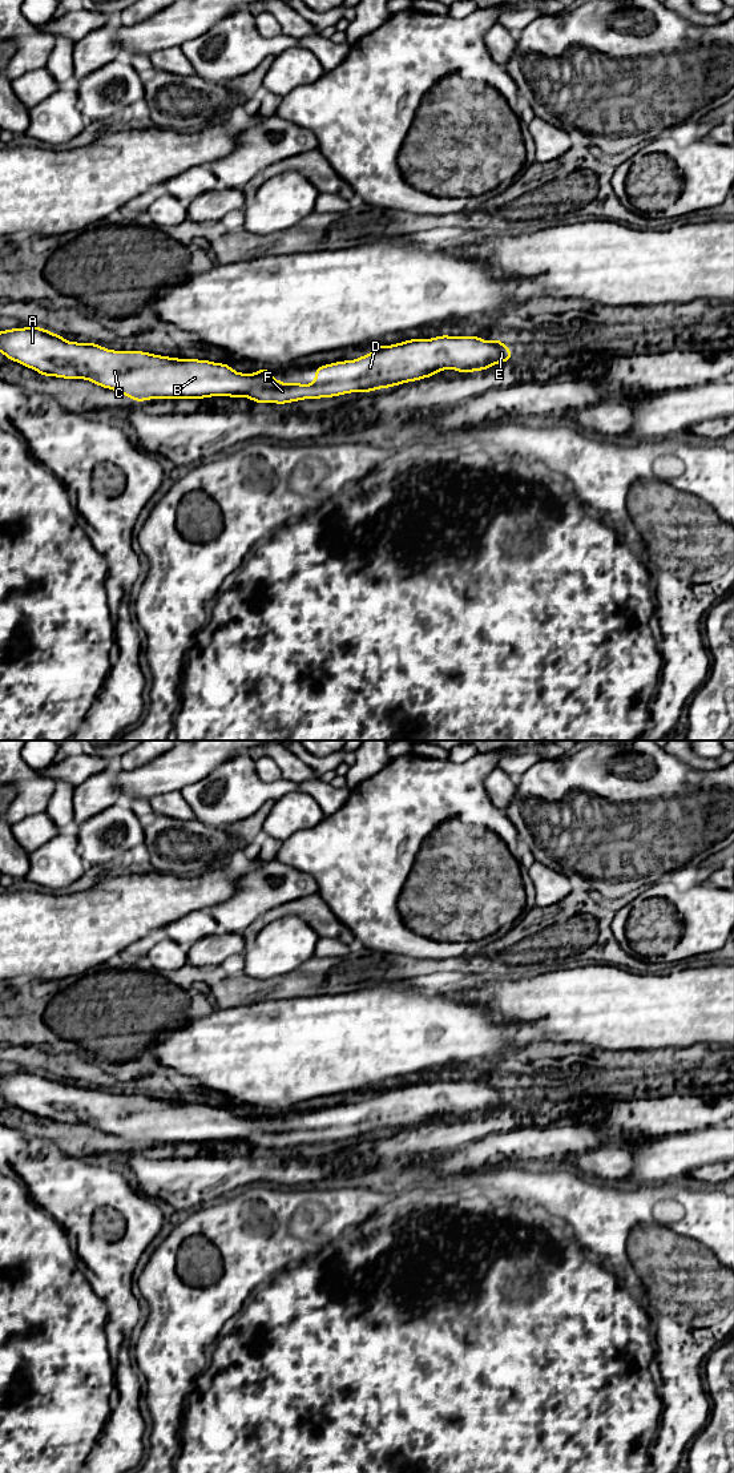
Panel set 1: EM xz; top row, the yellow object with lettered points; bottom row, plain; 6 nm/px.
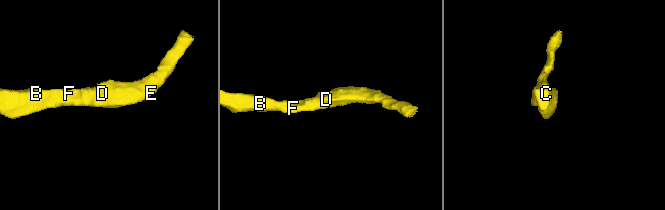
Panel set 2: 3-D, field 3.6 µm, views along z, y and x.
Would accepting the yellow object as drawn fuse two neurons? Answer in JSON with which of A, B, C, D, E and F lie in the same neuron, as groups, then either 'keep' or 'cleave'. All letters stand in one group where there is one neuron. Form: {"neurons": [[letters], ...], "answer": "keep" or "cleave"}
{"neurons": [["A", "B", "C", "D", "E", "F"]], "answer": "keep"}

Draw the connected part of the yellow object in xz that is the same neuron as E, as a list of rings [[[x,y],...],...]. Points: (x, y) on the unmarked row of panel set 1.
[[[37,1070],[0,1076],[0,1097],[9,1105],[36,1114],[41,1121],[56,1121],[70,1125],[85,1123],[102,1133],[117,1135],[130,1142],[133,1146],[145,1146],[150,1143],[206,1143],[210,1141],[229,1141],[250,1142],[253,1147],[277,1147],[279,1150],[303,1143],[314,1145],[320,1142],[334,1142],[350,1137],[363,1138],[376,1135],[379,1133],[390,1133],[398,1129],[435,1121],[443,1114],[455,1114],[461,1118],[484,1115],[497,1107],[509,1106],[513,1102],[512,1094],[509,1094],[500,1083],[485,1086],[480,1079],[459,1082],[440,1079],[431,1083],[407,1083],[403,1087],[391,1090],[375,1090],[371,1098],[363,1099],[355,1105],[342,1105],[315,1111],[315,1126],[306,1130],[303,1127],[286,1129],[282,1125],[274,1125],[269,1113],[261,1113],[254,1118],[241,1118],[235,1117],[230,1109],[213,1107],[207,1103],[180,1103],[149,1098],[145,1095],[114,1095],[104,1093],[97,1087],[69,1086],[59,1078],[53,1078]]]

